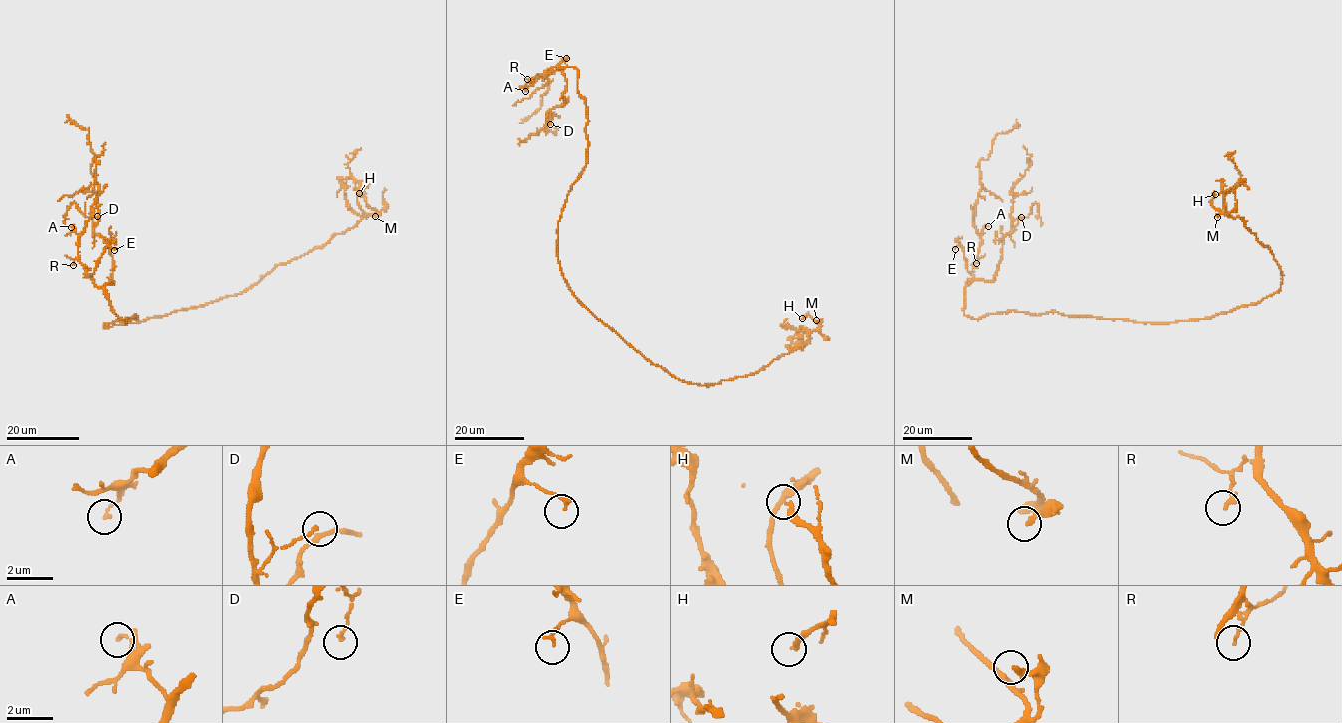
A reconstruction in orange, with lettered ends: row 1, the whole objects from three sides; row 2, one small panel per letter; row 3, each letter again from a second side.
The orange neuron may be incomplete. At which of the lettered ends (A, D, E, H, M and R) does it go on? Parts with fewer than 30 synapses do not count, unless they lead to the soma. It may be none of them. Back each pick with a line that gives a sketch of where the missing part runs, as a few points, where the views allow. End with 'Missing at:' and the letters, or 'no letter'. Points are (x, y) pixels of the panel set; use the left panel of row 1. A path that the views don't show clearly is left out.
H: Course of what is missing: (359, 193), (369, 177), (366, 163)
Missing at: H

